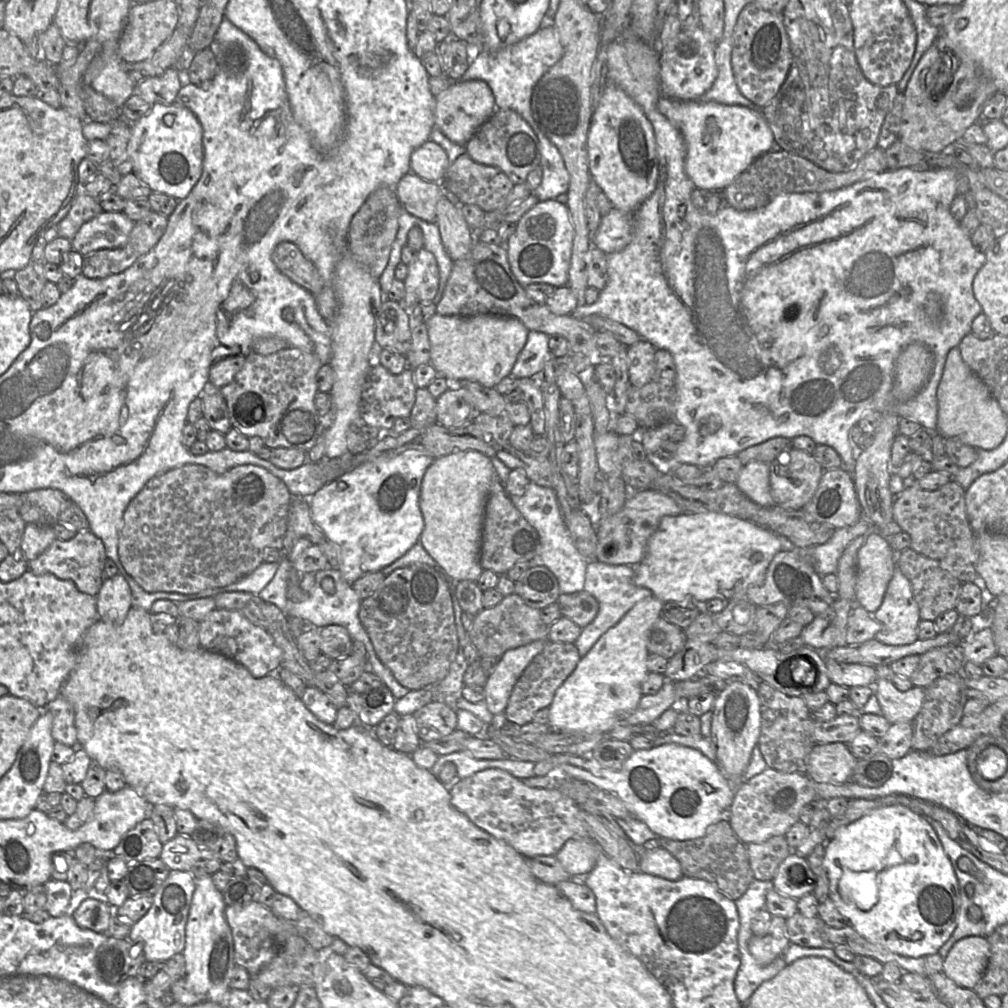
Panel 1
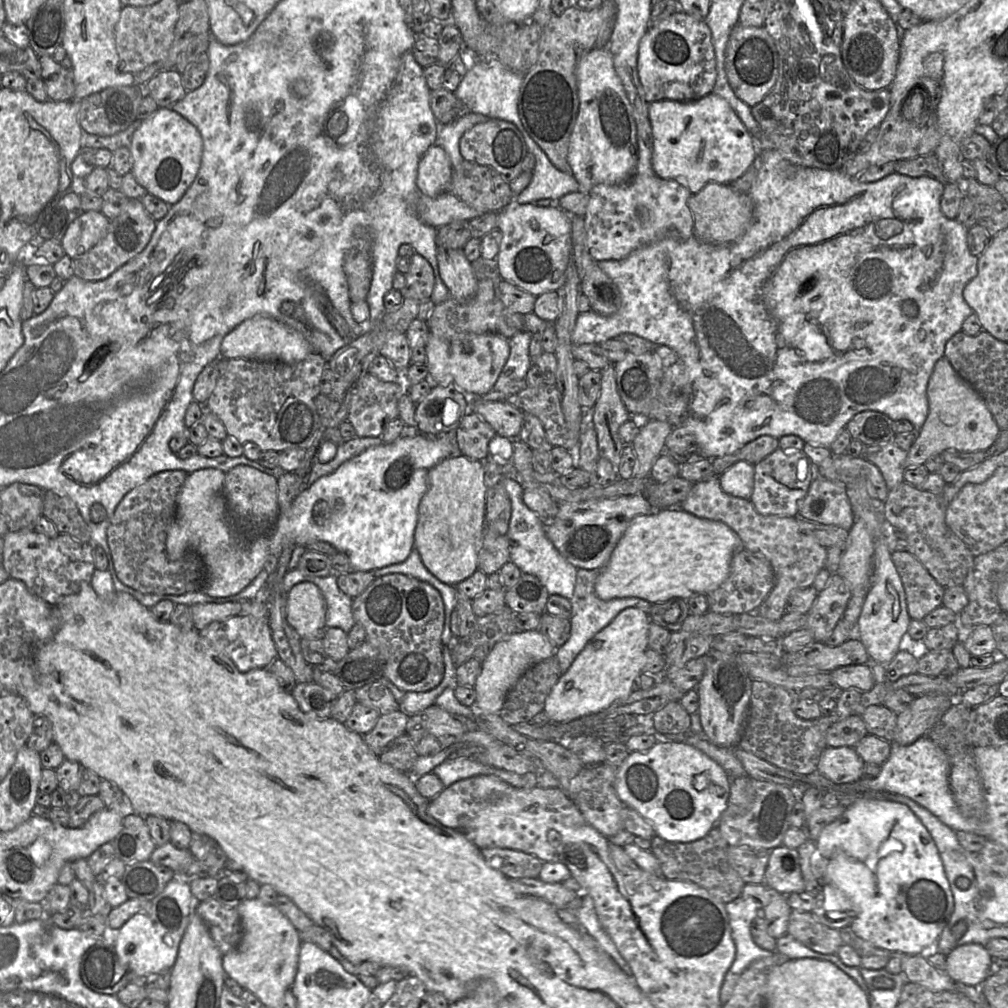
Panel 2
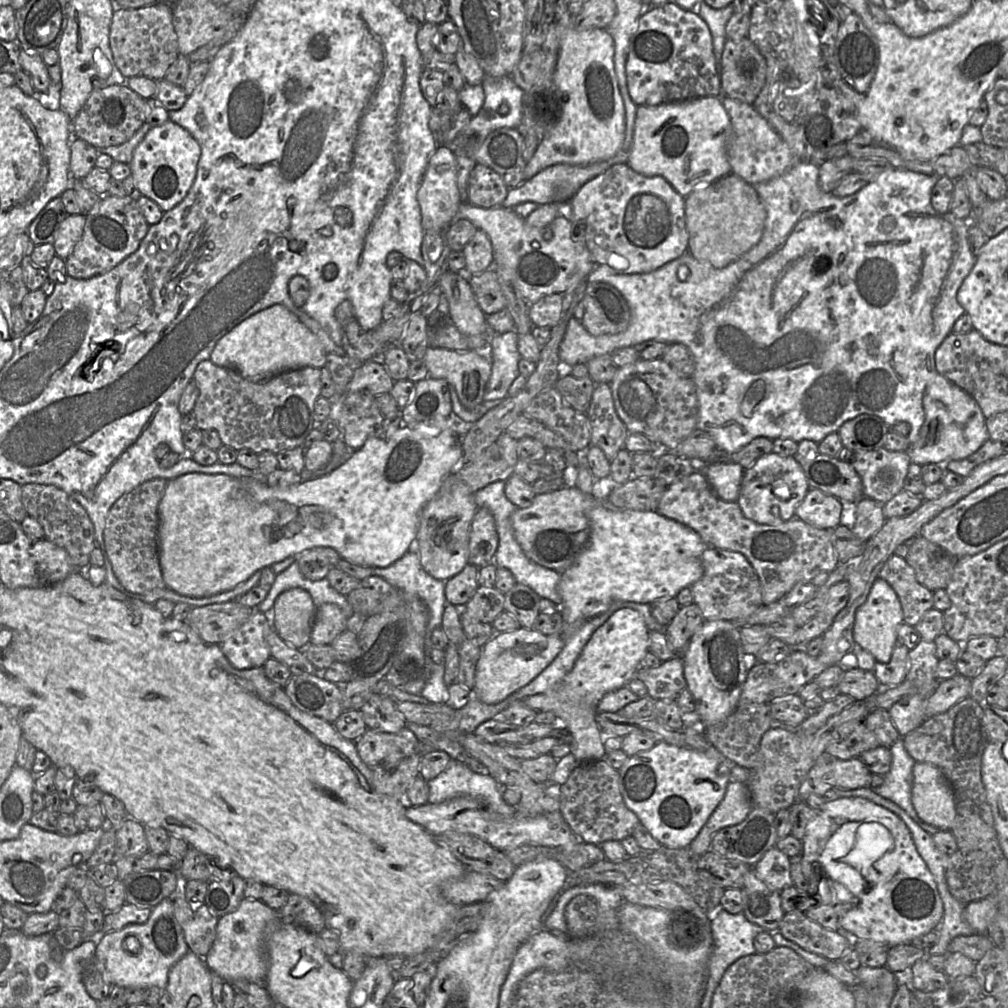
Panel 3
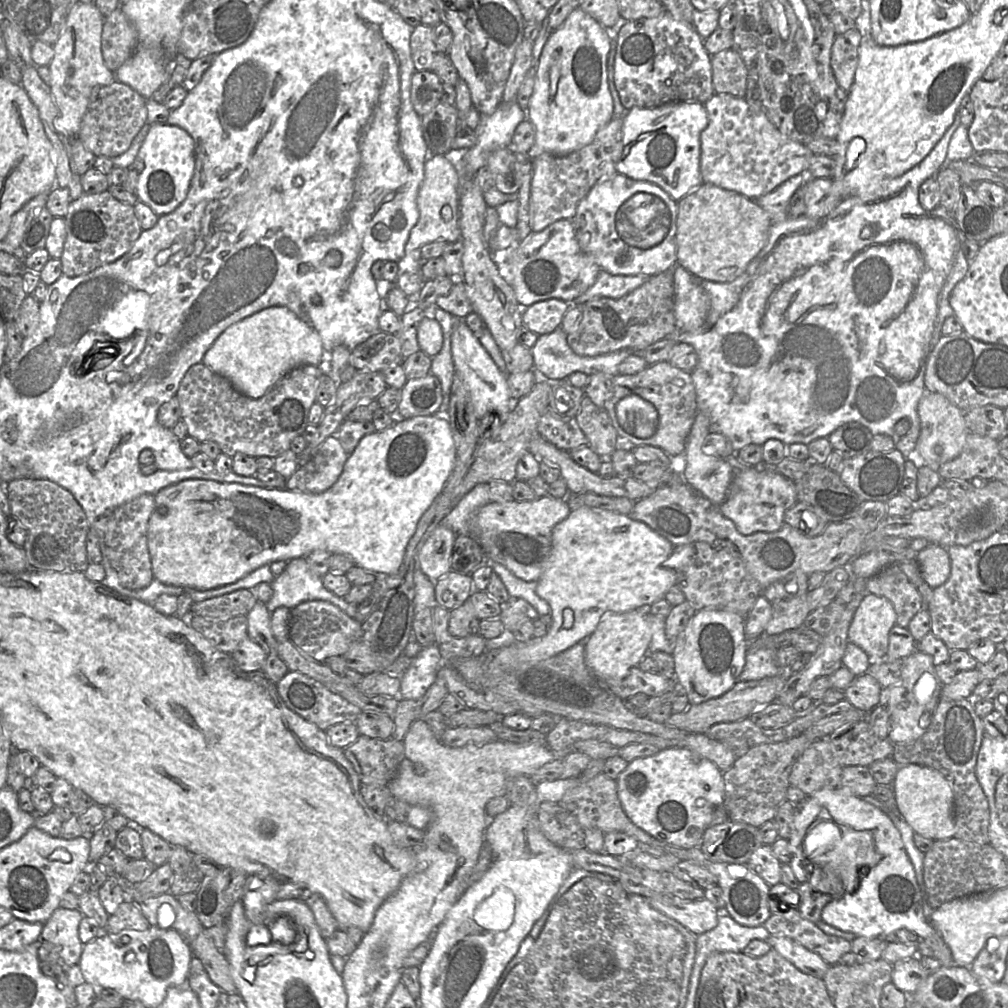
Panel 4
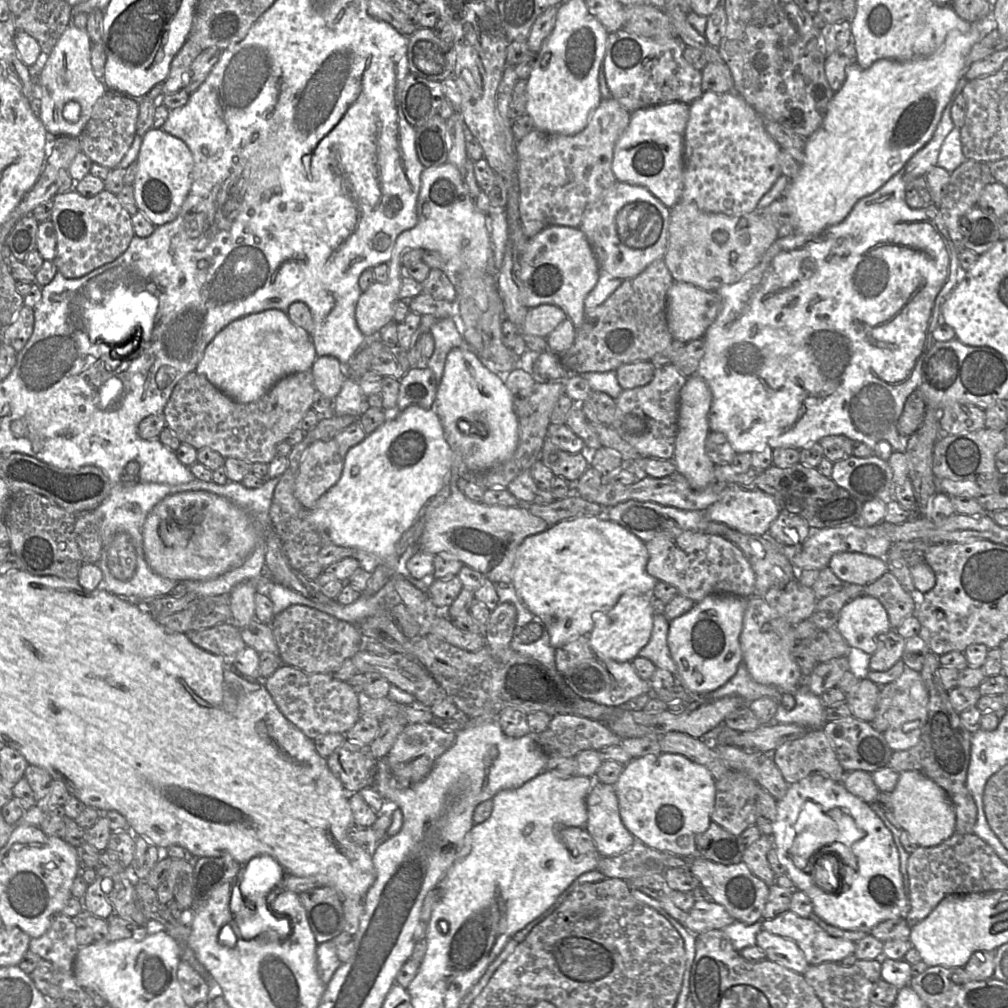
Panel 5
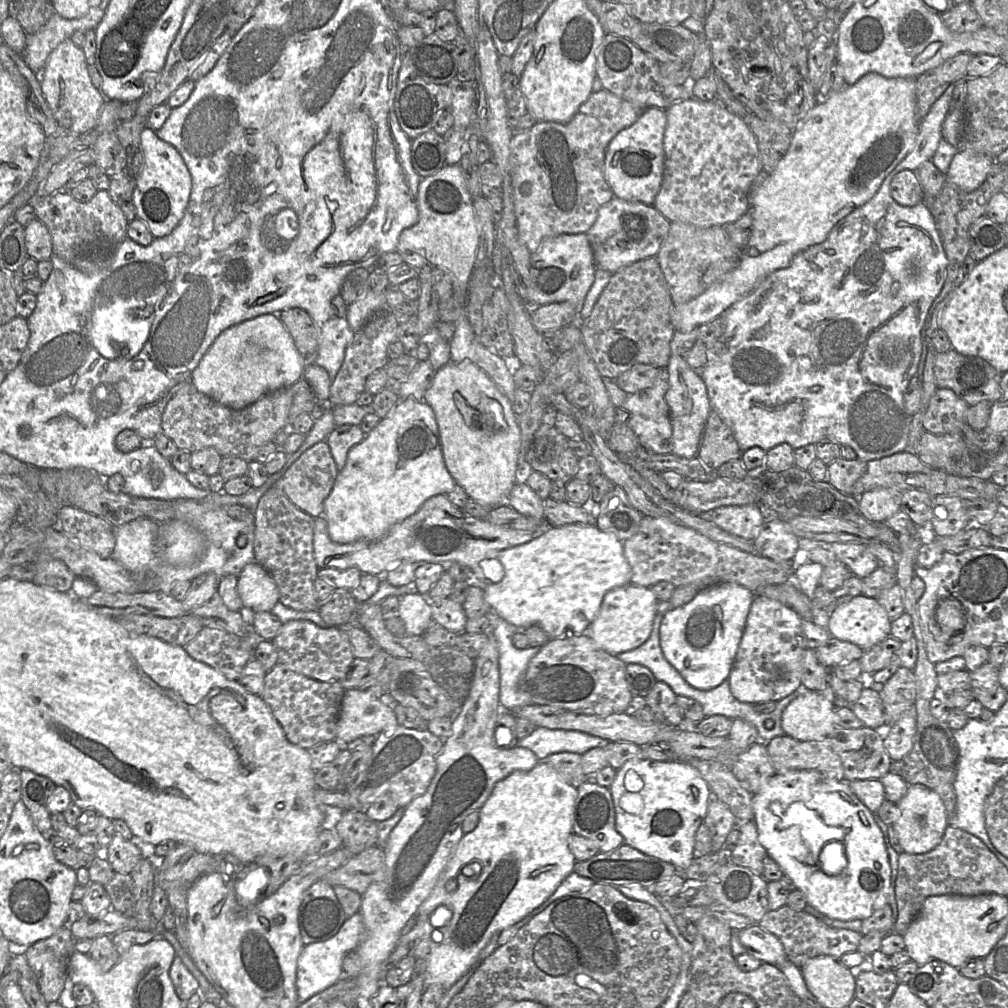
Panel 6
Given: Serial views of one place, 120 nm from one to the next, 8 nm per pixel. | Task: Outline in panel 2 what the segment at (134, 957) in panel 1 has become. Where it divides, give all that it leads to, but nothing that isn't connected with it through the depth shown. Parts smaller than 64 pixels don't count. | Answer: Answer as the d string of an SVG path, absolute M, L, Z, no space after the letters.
M114 934L101 938L83 954L80 977L91 990L100 994L116 995L134 979L134 975L115 949Z

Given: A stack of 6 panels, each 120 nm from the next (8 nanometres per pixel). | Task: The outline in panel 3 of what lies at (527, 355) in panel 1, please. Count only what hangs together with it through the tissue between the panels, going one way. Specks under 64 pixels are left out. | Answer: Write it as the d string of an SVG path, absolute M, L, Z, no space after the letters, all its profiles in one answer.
M515 331L491 335L491 376L484 392L484 400L504 399L508 389L520 375L518 363L522 356L518 351L518 334Z

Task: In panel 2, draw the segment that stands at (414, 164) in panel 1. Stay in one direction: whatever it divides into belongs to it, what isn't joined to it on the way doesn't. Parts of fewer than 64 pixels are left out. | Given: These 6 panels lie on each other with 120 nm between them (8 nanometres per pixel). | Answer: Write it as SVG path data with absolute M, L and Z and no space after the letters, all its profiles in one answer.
M439 145L431 146L418 165L416 186L419 194L435 197L449 192L452 174L453 168L446 151Z

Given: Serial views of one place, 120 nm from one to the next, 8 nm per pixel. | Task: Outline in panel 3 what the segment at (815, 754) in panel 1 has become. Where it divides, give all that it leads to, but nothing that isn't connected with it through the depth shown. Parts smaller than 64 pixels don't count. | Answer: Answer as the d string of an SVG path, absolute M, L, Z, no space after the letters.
M859 757L848 760L832 758L831 767L838 788L853 790L870 787L872 773Z

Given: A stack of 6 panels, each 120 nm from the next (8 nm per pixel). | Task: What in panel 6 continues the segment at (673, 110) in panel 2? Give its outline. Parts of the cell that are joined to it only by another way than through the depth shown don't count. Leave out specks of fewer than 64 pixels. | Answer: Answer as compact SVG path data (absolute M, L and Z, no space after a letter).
M651 107L644 110L633 125L620 131L611 140L606 151L604 171L615 197L653 205L663 176L666 124L665 109Z

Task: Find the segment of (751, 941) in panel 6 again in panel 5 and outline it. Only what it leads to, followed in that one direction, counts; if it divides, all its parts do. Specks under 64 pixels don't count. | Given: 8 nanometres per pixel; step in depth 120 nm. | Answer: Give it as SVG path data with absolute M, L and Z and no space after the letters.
M761 930L756 945L764 951L765 958L796 973L803 973L810 966L802 950L791 939Z

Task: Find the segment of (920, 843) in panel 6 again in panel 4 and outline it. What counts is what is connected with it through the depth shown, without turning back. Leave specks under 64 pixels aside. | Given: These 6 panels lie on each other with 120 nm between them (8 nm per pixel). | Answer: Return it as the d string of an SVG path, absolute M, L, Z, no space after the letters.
M917 764L903 765L898 768L891 786L902 813L894 815L906 822L915 833L934 841L954 837L956 825L953 790L939 771Z

